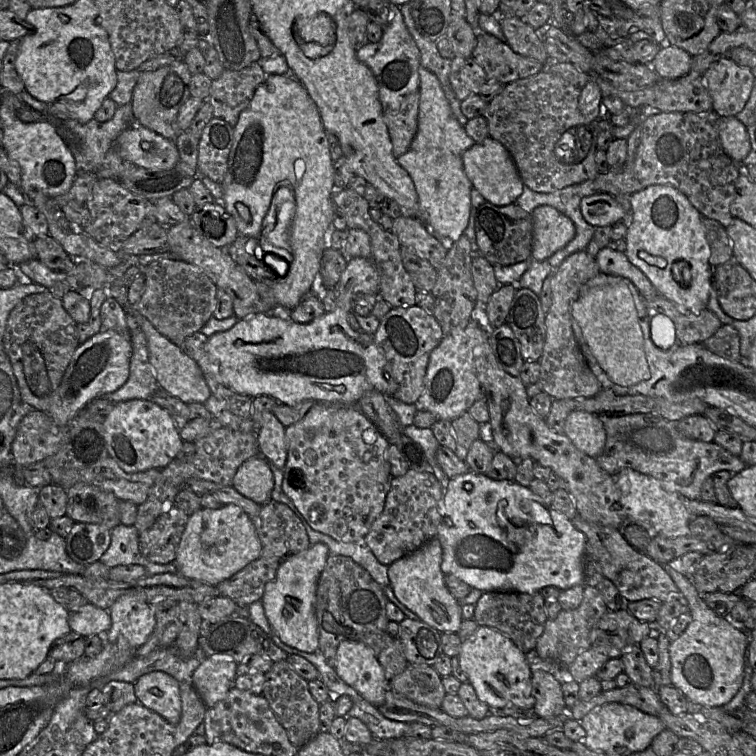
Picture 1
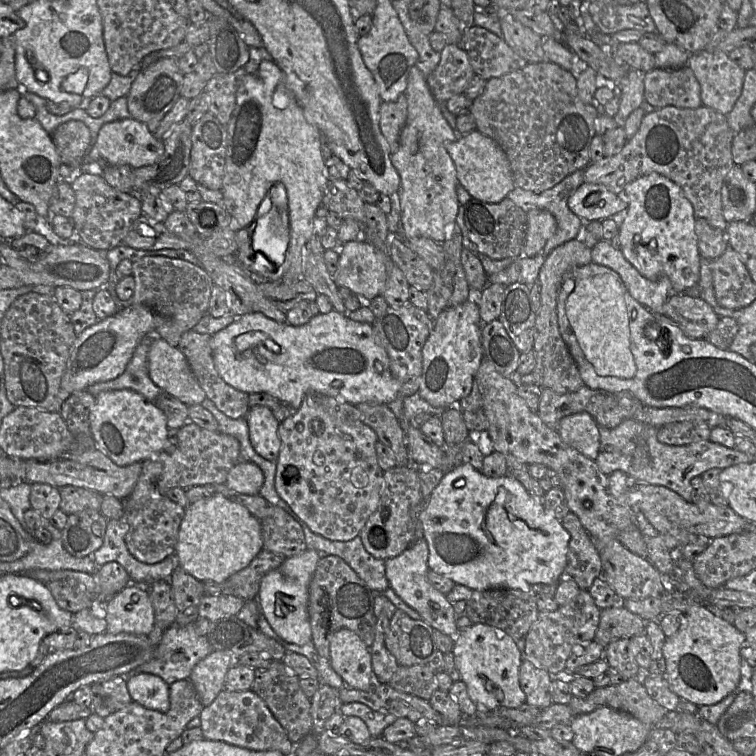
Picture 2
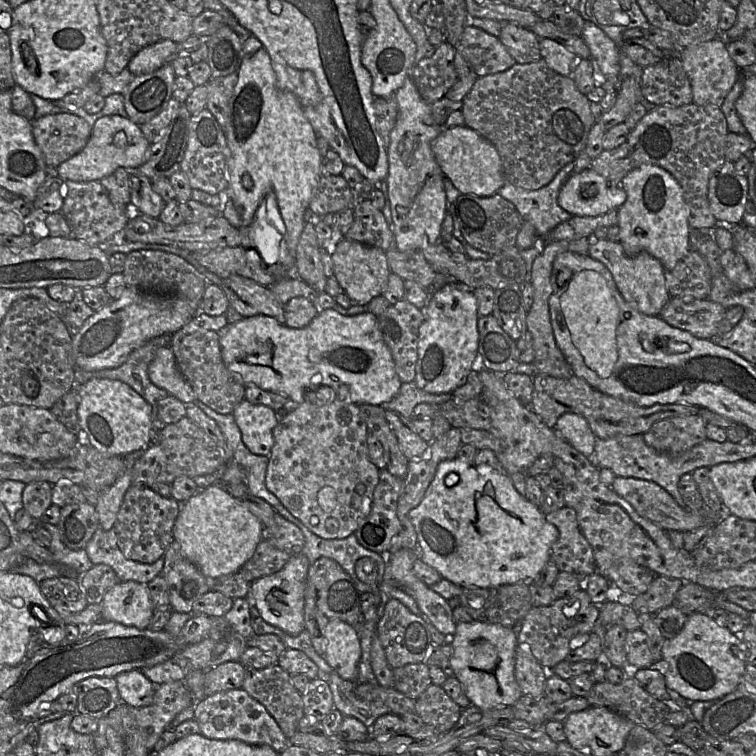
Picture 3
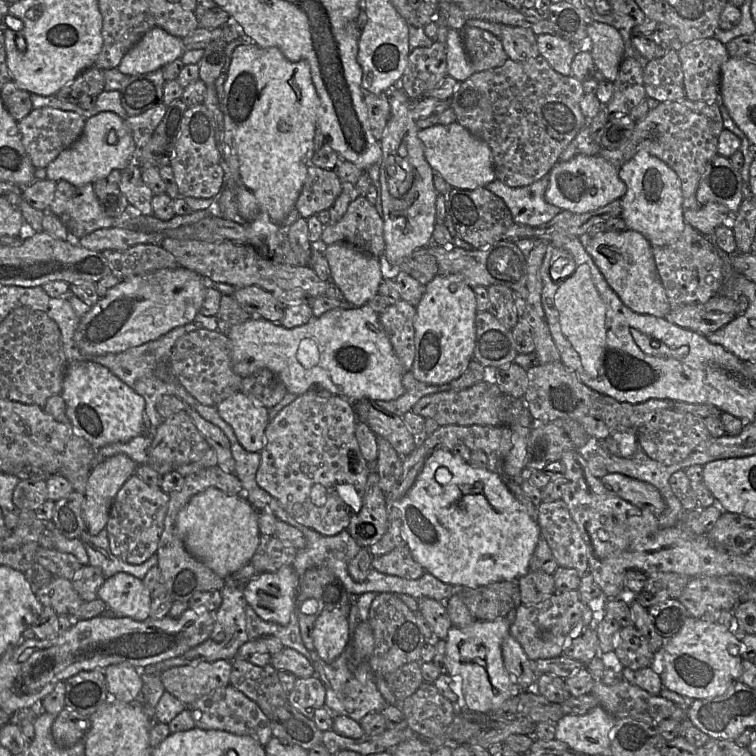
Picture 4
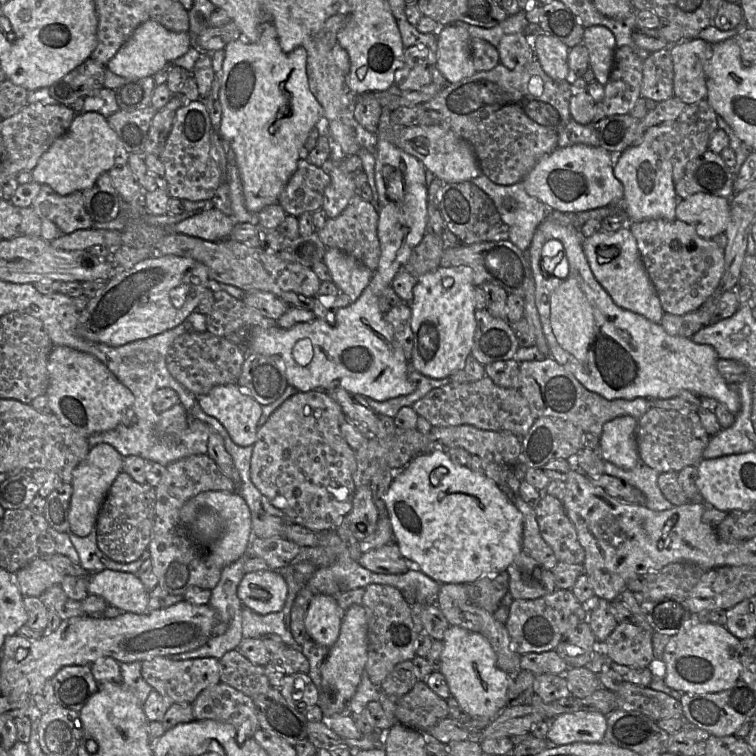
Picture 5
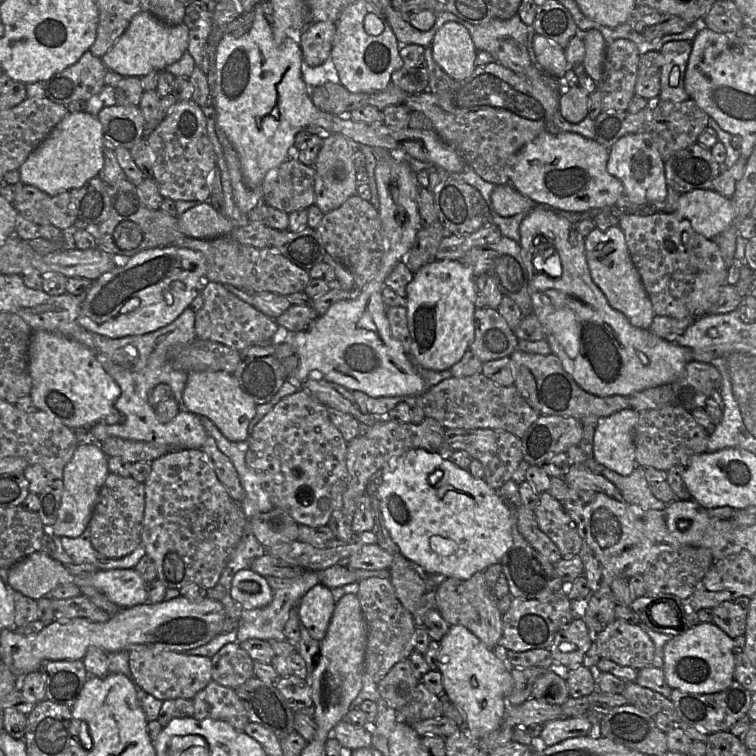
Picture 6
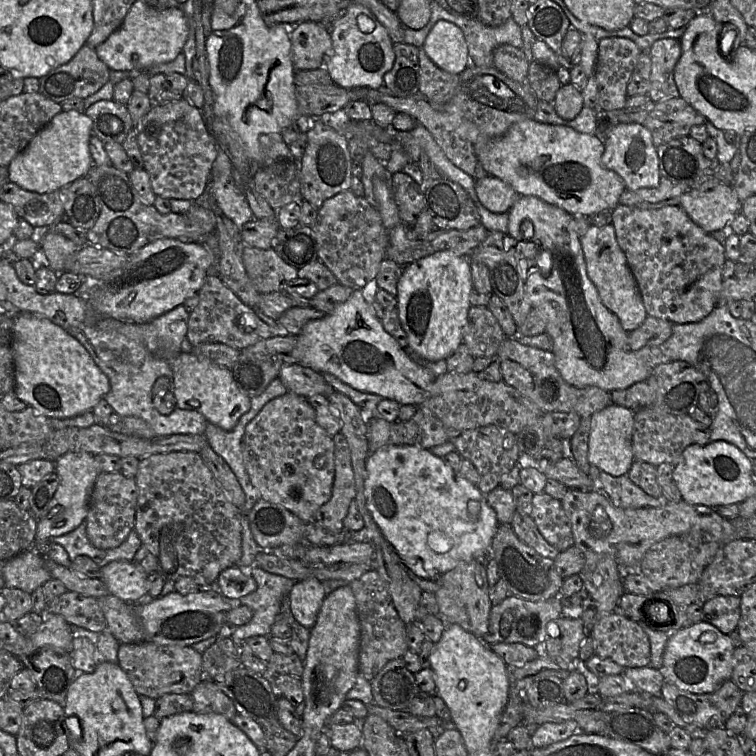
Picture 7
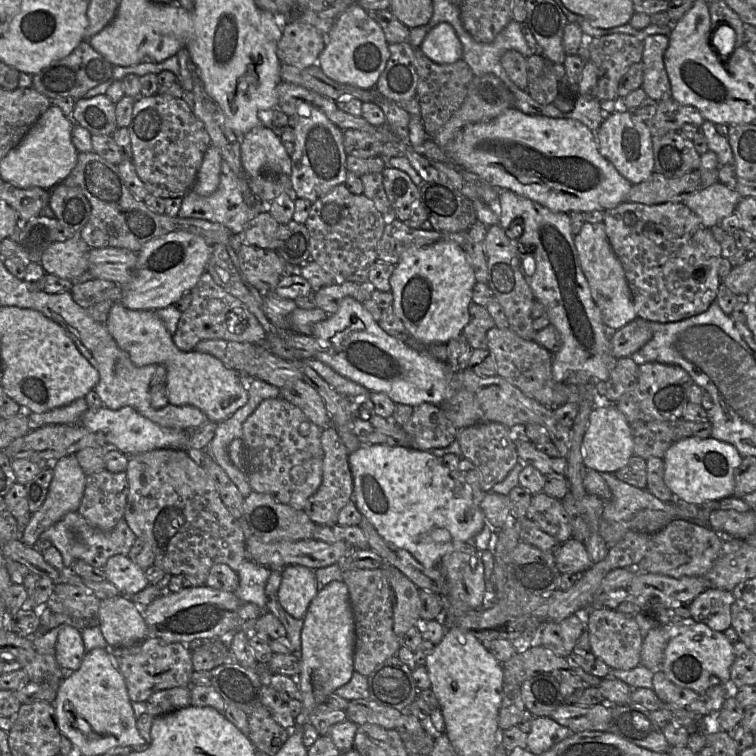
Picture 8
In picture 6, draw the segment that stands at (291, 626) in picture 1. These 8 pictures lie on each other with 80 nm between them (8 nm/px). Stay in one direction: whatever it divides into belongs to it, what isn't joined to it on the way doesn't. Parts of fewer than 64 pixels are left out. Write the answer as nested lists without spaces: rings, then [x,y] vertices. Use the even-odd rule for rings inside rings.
[[[244,569],[233,577],[231,596],[243,608],[263,608],[271,603],[273,591],[266,577],[251,569]]]

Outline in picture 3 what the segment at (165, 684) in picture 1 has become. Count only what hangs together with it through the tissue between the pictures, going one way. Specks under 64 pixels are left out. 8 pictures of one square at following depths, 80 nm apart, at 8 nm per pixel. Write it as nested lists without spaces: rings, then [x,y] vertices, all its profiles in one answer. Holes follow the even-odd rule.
[[[141,670],[120,673],[115,680],[124,704],[142,707],[153,703],[156,685]]]

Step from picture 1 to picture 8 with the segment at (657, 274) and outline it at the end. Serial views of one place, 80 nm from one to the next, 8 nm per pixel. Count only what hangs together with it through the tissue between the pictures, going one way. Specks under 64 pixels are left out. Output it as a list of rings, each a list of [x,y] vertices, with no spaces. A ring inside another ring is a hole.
[[[620,100],[616,109],[607,113],[595,132],[596,139],[599,145],[600,153],[617,169],[617,171],[626,178],[632,185],[639,184],[648,180],[655,172],[654,156],[652,147],[652,135],[646,123],[628,111],[619,107]]]

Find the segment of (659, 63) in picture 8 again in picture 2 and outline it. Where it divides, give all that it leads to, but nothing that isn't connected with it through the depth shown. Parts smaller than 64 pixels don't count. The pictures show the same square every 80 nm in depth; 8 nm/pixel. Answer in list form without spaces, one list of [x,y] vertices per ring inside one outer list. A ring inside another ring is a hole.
[[[707,50],[692,53],[687,67],[693,71],[700,84],[702,104],[727,115],[741,95],[746,70],[732,60],[727,53]]]

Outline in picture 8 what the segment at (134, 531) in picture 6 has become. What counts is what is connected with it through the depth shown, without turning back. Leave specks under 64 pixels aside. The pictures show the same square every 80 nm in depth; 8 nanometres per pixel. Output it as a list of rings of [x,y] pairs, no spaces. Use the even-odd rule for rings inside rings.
[[[105,469],[93,473],[86,478],[85,490],[78,512],[94,528],[110,531],[121,519],[124,519],[128,493],[129,486],[125,472],[112,473]]]

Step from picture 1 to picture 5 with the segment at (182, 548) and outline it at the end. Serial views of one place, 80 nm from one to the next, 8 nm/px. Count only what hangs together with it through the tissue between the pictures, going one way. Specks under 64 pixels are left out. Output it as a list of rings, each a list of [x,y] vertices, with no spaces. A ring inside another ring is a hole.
[[[207,491],[191,498],[180,510],[180,522],[197,542],[209,548],[219,566],[227,566],[249,552],[252,515],[242,497],[235,492]]]

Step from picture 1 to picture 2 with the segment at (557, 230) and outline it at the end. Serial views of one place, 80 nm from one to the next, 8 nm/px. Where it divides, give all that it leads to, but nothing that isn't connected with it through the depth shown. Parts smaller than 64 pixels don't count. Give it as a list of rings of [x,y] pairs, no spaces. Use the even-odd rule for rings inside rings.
[[[534,209],[527,213],[527,224],[523,255],[533,257],[543,250],[546,242],[555,234],[557,222],[549,211]]]

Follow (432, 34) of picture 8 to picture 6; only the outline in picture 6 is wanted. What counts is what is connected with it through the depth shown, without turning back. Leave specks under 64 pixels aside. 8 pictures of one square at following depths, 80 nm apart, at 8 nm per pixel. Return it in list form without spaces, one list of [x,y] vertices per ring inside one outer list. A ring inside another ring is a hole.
[[[445,22],[432,44],[435,62],[455,81],[470,76],[476,65],[476,47],[469,31],[461,24]]]

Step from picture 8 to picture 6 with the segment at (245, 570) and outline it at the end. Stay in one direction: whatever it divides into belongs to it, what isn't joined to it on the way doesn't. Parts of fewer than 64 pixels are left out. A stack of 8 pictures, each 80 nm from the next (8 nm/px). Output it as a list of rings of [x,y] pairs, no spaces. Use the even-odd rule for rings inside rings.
[[[307,570],[294,578],[267,576],[266,580],[273,591],[273,599],[269,605],[263,608],[242,609],[241,620],[237,628],[237,643],[243,643],[248,639],[286,640],[284,627],[289,620],[291,611],[298,606],[300,599],[306,592],[320,584],[318,572]]]

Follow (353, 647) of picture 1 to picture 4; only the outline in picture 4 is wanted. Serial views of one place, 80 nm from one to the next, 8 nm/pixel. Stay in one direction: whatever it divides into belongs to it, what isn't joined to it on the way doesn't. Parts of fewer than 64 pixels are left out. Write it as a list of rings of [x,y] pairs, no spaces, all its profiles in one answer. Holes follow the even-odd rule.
[[[338,609],[323,611],[315,621],[312,637],[318,656],[326,663],[334,662],[351,644],[348,616]]]

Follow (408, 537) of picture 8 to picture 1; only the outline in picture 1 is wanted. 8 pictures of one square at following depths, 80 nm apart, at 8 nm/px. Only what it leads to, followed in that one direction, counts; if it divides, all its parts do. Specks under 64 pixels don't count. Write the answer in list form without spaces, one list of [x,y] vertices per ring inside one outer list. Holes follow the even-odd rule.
[[[469,471],[450,478],[438,510],[441,522],[436,538],[443,550],[441,570],[445,575],[454,575],[472,588],[482,591],[513,590],[536,593],[545,587],[566,590],[583,585],[586,536],[576,529],[571,520],[553,509],[529,487],[514,480],[496,481],[485,474]]]

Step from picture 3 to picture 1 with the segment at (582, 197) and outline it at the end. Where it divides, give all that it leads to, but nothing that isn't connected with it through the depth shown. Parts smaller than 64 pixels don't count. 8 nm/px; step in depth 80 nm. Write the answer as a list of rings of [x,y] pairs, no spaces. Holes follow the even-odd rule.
[[[604,192],[581,198],[580,209],[585,221],[595,228],[612,226],[625,216],[616,198]]]

